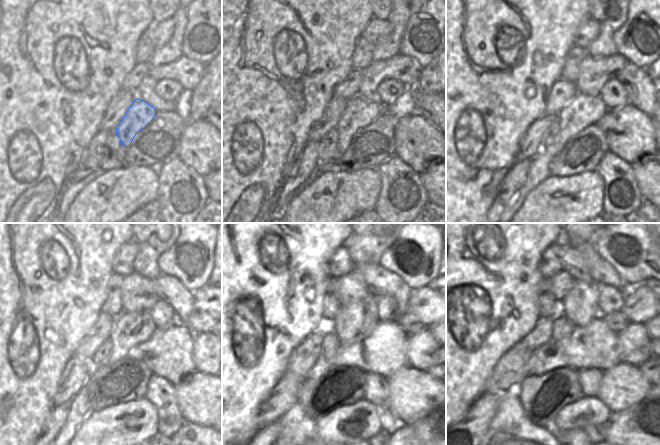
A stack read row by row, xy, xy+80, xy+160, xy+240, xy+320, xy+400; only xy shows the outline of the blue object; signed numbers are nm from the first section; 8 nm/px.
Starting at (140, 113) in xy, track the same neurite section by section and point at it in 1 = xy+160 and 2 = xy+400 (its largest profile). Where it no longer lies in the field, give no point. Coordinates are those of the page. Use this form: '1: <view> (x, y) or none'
1: xy+160 (582, 111)
2: xy+400 (580, 305)

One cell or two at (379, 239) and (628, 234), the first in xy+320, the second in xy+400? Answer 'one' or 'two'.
two

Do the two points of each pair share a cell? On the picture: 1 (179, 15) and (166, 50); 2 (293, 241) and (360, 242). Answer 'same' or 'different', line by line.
1: same
2: different

